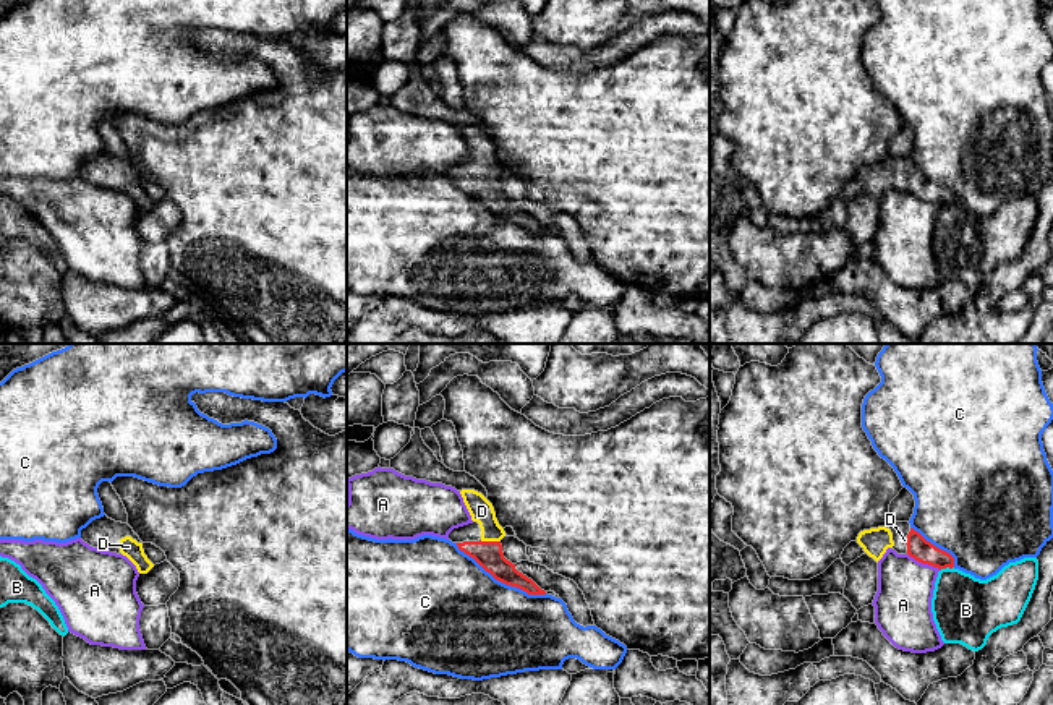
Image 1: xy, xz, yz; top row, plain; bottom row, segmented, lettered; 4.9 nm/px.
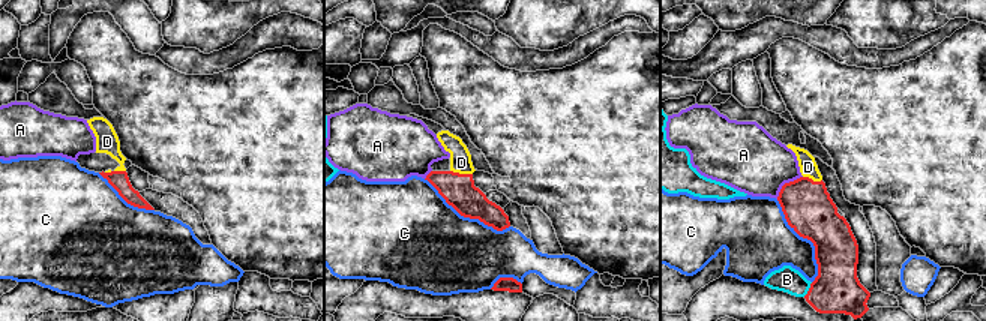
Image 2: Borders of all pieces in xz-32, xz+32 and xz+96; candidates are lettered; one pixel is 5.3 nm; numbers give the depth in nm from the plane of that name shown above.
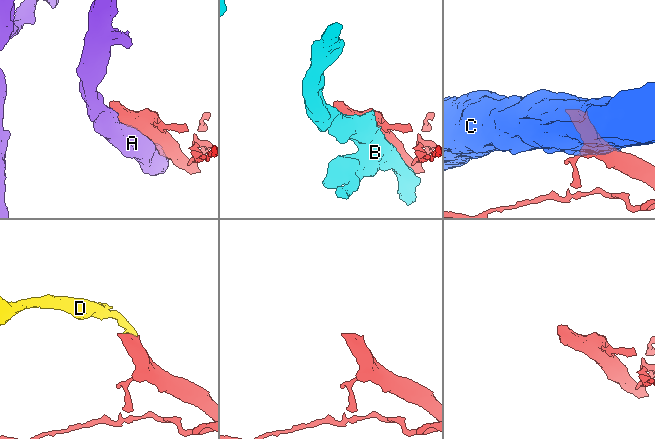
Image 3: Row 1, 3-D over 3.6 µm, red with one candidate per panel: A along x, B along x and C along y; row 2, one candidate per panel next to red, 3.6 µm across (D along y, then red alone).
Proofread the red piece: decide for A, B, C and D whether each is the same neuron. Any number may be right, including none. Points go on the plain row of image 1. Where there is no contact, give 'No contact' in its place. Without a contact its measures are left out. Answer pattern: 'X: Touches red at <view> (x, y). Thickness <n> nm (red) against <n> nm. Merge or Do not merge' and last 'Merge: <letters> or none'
A: Touches red at yz (924, 200). Thickness 110 nm (red) against 280 nm. Do not merge
B: Touches red at yz (946, 203). Thickness 110 nm (red) against 340 nm. Do not merge
C: Touches red at xz (501, 217). Thickness 140 nm (red) against 480 nm. Do not merge
D: Touches red at xz (490, 179). Thickness 140 nm (red) against 120 nm. Merge
Merge: D

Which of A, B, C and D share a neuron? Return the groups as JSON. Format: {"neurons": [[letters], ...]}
{"neurons": [["A"], ["B"], ["C"], ["D"]]}

